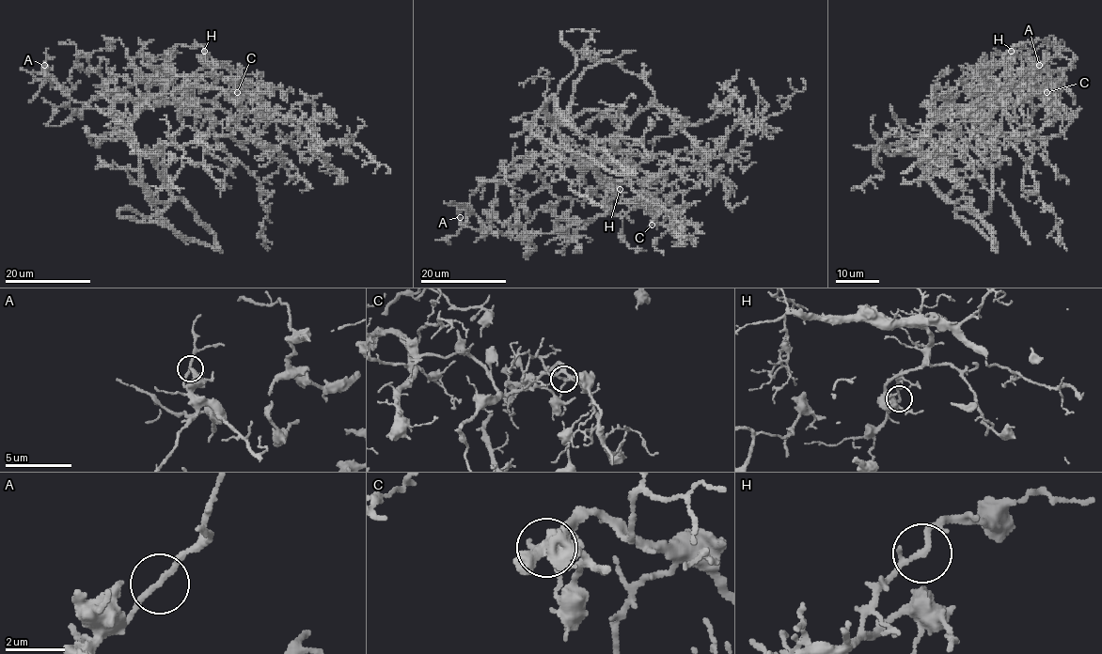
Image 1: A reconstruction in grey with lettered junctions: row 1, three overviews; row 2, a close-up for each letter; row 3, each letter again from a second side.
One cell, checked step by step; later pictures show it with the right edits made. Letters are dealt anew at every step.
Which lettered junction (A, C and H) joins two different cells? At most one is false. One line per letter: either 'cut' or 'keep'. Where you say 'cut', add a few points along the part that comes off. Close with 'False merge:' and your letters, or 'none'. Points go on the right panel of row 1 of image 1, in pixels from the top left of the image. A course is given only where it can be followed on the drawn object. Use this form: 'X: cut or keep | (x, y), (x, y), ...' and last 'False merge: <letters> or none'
A: keep
C: cut | (1046, 92), (1045, 98), (1025, 98), (1015, 106), (1015, 120), (1040, 131), (1048, 118), (1047, 109), (1055, 102)
H: keep
False merge: C

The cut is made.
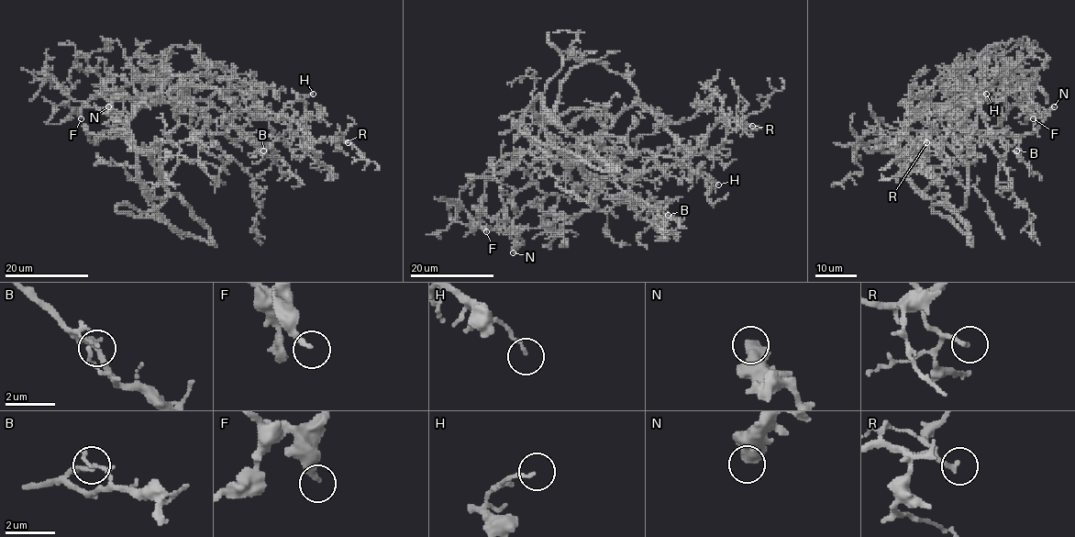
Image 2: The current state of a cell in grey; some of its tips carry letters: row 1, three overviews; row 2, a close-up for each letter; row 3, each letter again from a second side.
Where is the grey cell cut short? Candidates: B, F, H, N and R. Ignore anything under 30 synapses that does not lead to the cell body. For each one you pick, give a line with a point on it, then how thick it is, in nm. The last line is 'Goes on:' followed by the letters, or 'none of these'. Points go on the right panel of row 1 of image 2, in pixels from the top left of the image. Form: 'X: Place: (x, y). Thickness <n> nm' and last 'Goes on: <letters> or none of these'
Goes on: none of these

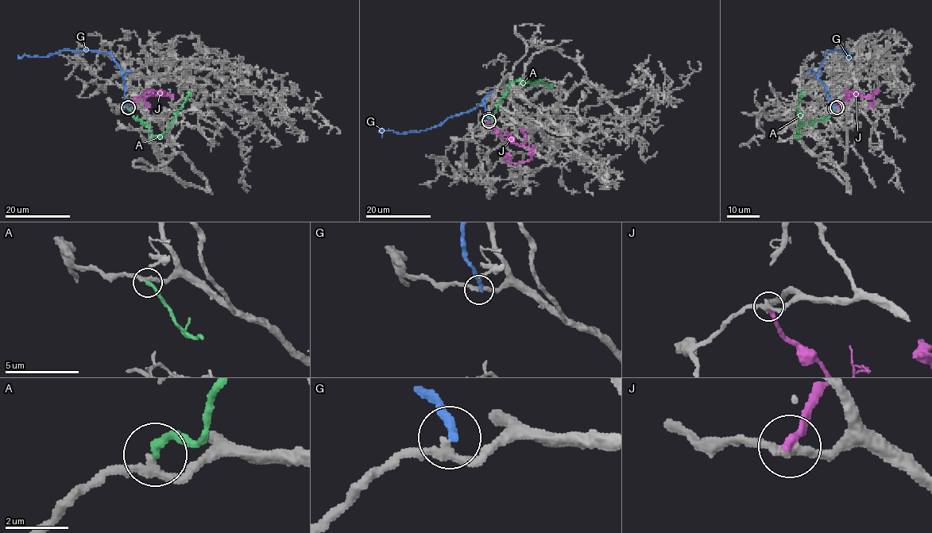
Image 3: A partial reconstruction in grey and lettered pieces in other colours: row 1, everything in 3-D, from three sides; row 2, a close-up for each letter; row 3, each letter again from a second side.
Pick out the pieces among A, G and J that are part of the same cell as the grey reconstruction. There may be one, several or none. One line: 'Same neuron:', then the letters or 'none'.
Same neuron: none

